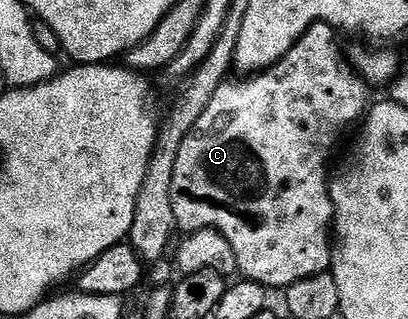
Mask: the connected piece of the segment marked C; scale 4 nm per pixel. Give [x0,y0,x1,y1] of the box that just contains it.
[172,21,371,290]

